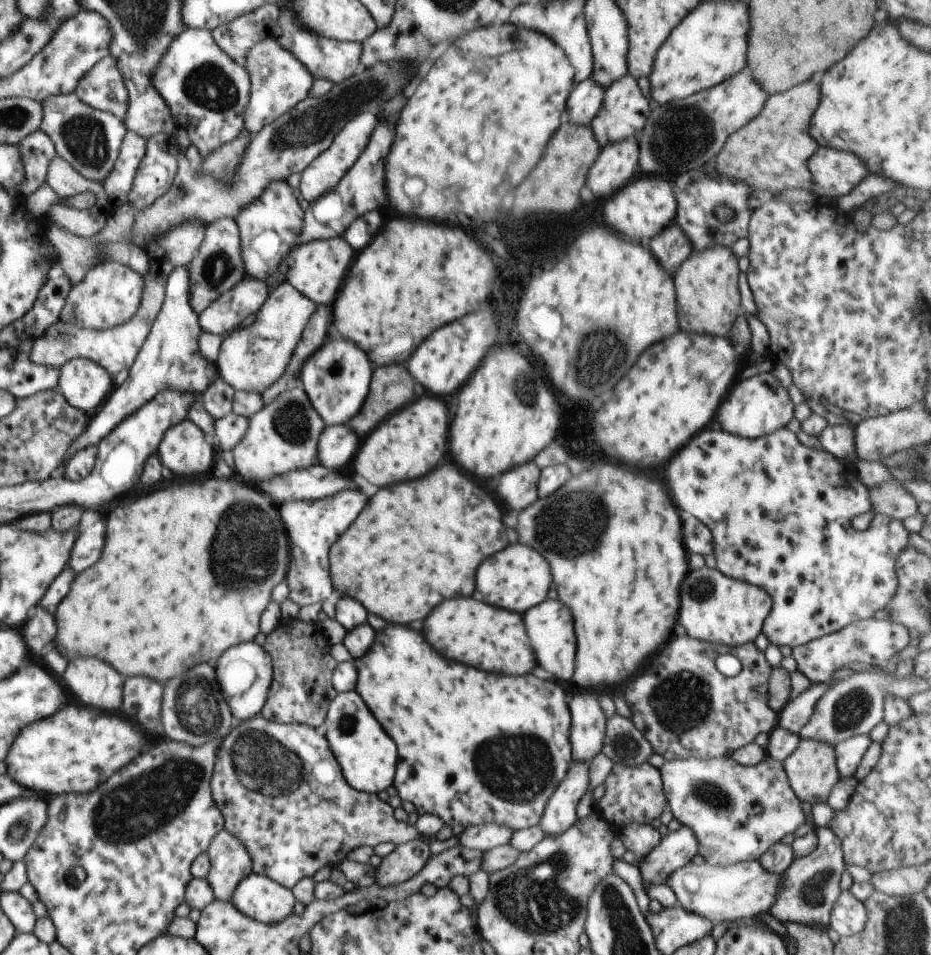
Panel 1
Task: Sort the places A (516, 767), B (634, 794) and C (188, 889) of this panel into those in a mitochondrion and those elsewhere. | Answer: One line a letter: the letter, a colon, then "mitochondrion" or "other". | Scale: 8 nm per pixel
A: mitochondrion
B: other
C: other

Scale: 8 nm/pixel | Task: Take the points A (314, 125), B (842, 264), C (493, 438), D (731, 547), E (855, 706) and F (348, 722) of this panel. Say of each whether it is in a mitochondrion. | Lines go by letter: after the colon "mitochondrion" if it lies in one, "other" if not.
A: mitochondrion
B: other
C: other
D: other
E: mitochondrion
F: mitochondrion

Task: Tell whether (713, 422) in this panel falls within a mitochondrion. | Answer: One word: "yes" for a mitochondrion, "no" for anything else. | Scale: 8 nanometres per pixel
no

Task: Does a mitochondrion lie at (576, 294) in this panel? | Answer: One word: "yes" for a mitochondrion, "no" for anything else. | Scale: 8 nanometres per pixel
no

